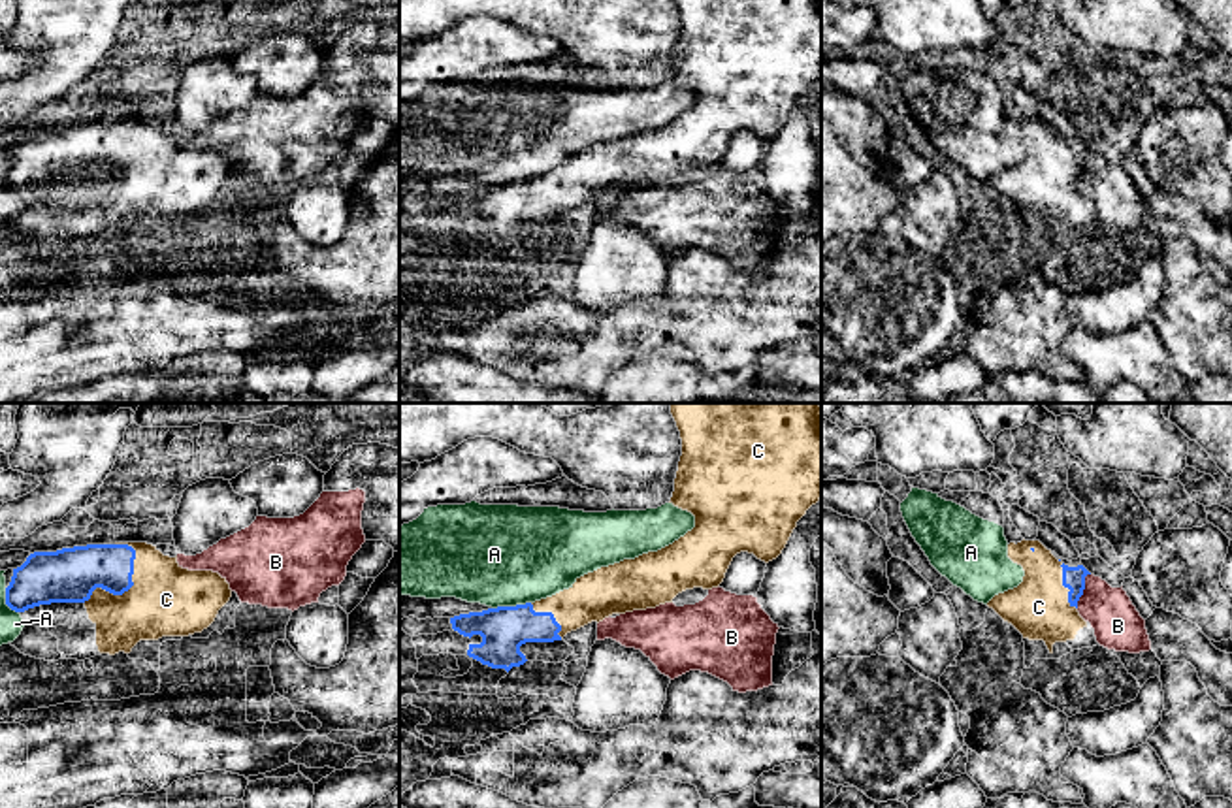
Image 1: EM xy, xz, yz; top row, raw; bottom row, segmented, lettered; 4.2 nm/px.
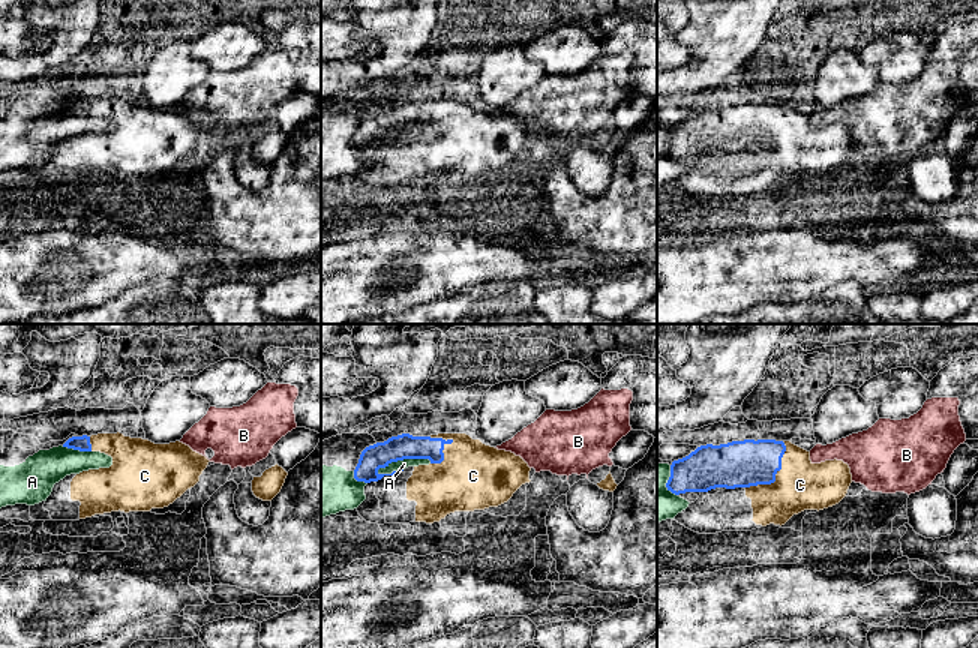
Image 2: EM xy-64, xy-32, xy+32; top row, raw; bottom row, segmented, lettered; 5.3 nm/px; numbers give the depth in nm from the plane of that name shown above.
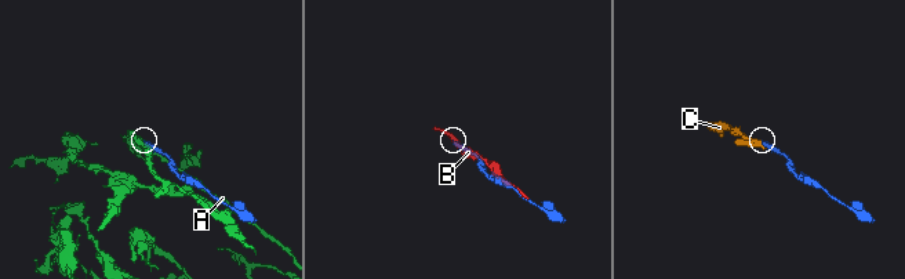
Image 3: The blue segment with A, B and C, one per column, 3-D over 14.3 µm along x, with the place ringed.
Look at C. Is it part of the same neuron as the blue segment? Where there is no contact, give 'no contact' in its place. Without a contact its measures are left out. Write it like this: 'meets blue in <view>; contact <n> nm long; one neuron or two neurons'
meets blue in xy; contact 320 nm long; one neuron

